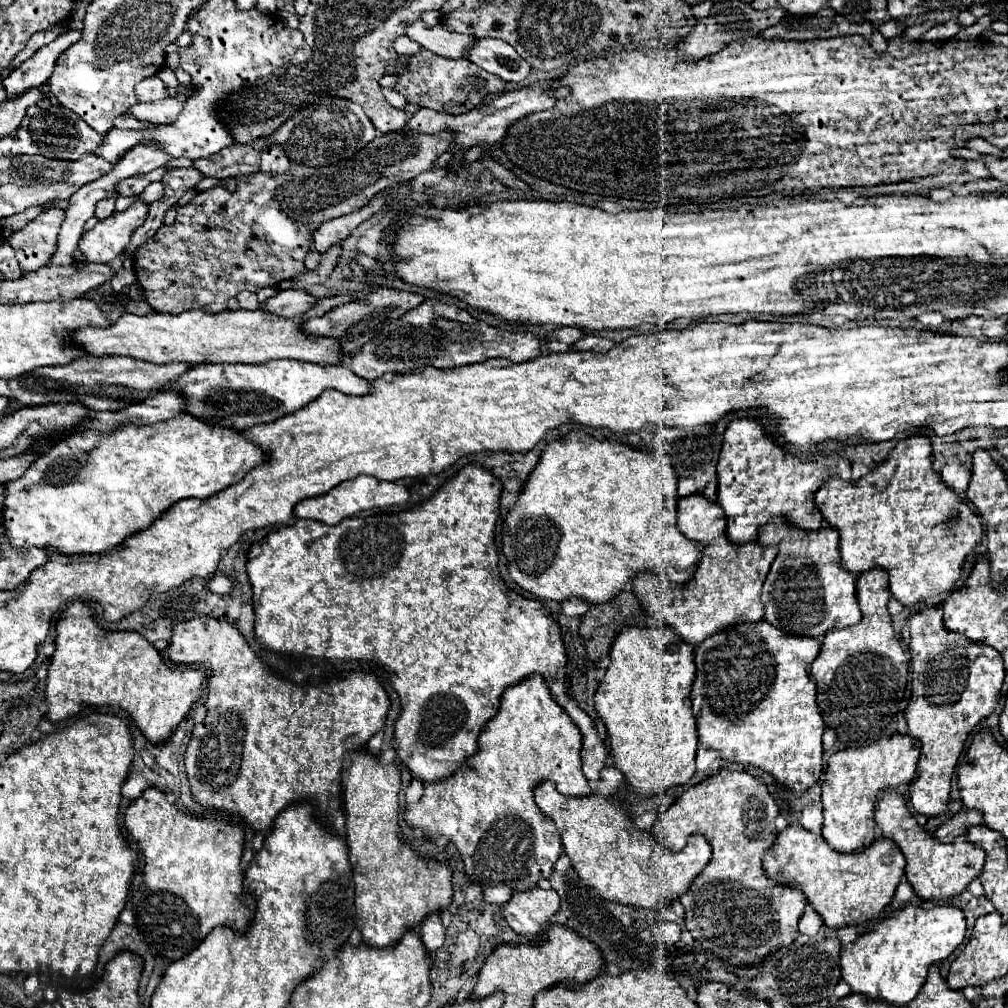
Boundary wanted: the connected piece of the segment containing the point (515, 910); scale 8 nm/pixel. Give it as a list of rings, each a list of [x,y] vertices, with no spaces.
[[[533,888],[527,892],[517,892],[507,904],[501,906],[501,912],[517,934],[533,940],[543,936],[545,924],[549,924],[551,916],[555,916],[559,908],[561,902],[555,890]]]

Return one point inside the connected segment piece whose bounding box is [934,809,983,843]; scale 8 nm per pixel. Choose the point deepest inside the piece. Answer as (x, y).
(957, 825)

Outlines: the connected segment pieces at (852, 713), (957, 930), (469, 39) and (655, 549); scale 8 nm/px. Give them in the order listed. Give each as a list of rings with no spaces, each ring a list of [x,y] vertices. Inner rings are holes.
[[[881,568],[859,574],[857,604],[863,616],[861,622],[827,632],[821,642],[821,652],[813,662],[811,672],[817,682],[817,706],[823,722],[845,746],[861,746],[889,734],[907,734],[901,702],[909,676],[909,658],[895,638],[887,612],[889,598],[889,578]],[[859,636],[863,636],[863,642],[851,644]]]
[[[905,906],[841,948],[841,978],[855,994],[893,1006],[909,1004],[921,990],[929,966],[949,958],[963,942],[965,930],[965,916],[955,906]]]
[[[417,20],[411,26],[407,26],[405,34],[411,40],[419,42],[423,48],[431,50],[433,54],[445,56],[445,58],[453,58],[453,60],[467,58],[465,56],[465,48],[469,48],[469,44],[473,44],[473,40],[475,40],[475,36],[447,32],[441,24],[427,26],[423,20]]]
[[[571,432],[563,440],[555,440],[547,444],[547,448],[541,454],[541,460],[537,468],[531,472],[523,492],[519,494],[517,504],[509,510],[505,524],[503,524],[503,534],[501,534],[501,544],[503,544],[503,554],[507,558],[507,568],[511,580],[537,600],[555,600],[555,602],[565,602],[571,598],[581,598],[587,604],[607,604],[617,596],[617,592],[623,590],[623,586],[633,580],[639,572],[657,572],[661,576],[667,576],[675,586],[687,584],[697,568],[697,562],[701,560],[701,546],[689,538],[685,538],[677,530],[677,476],[673,472],[673,466],[667,458],[665,452],[643,452],[643,450],[633,450],[623,444],[615,444],[609,440],[595,440],[593,436],[585,432]]]

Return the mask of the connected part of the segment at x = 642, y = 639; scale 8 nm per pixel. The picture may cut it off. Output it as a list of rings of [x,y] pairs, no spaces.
[[[657,624],[655,628],[625,628],[617,640],[613,642],[611,646],[611,652],[609,652],[609,666],[607,666],[607,674],[605,674],[605,680],[599,684],[597,688],[597,694],[595,694],[595,710],[601,718],[601,722],[605,724],[607,728],[607,736],[609,736],[609,754],[611,754],[611,760],[613,760],[613,768],[617,768],[619,772],[623,772],[625,776],[625,782],[629,786],[629,790],[641,798],[655,798],[657,794],[665,792],[667,788],[673,788],[673,786],[679,786],[683,782],[689,782],[695,774],[695,752],[697,752],[697,730],[695,730],[695,718],[691,714],[691,686],[693,686],[693,680],[695,680],[695,662],[693,662],[693,646],[683,642],[681,638],[677,638],[677,634],[673,634],[667,626],[663,624]]]

